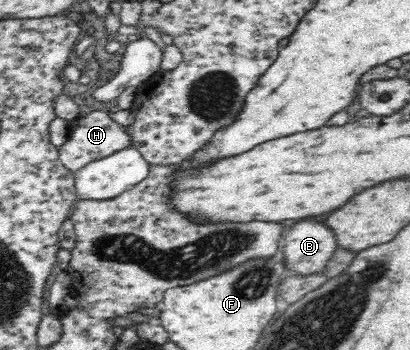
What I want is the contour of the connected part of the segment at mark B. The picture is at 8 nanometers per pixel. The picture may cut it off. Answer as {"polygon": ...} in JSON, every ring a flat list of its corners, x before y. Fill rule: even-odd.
{"polygon":[[314,219,292,224,284,234,284,241,286,272,302,277,322,272,338,249,333,231]]}

